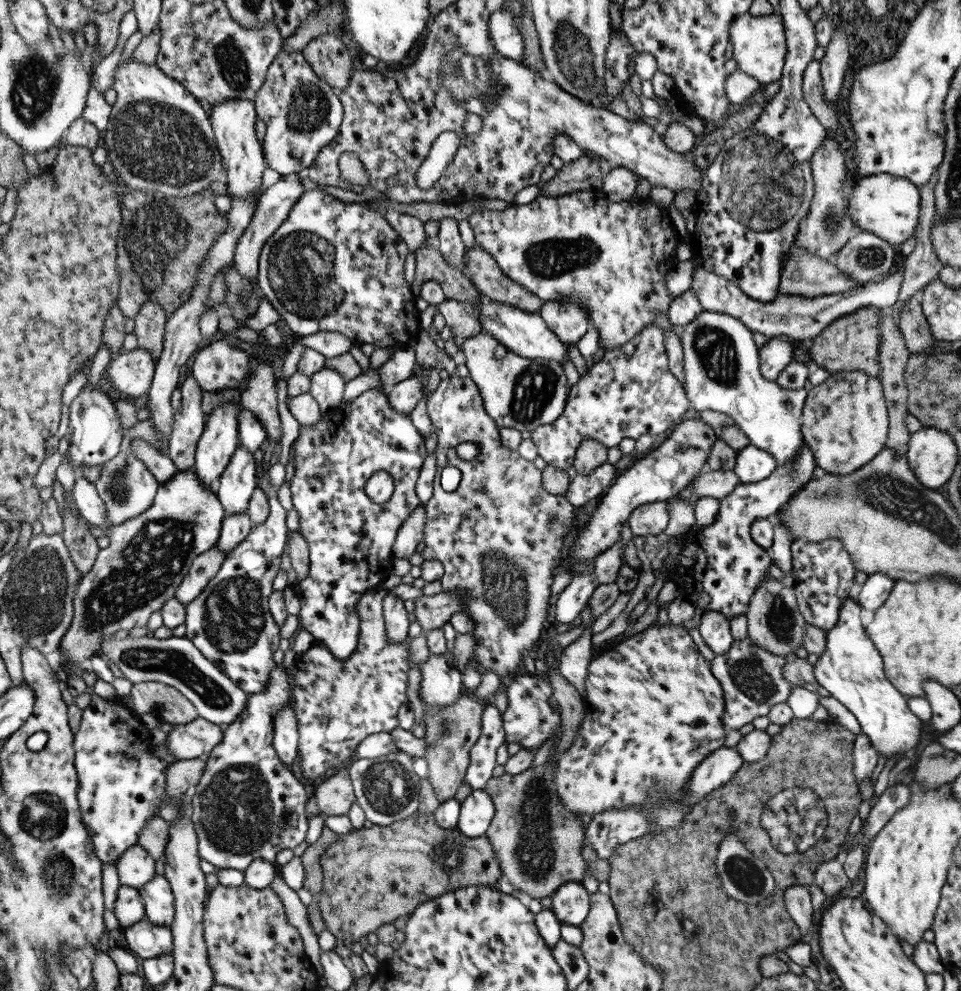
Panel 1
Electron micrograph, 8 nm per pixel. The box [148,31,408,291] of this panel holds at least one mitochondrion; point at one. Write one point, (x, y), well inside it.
(308, 110)

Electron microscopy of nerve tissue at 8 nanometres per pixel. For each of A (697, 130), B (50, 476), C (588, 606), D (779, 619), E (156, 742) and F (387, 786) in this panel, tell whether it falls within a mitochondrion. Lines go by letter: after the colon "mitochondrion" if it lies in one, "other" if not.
A: other
B: other
C: other
D: mitochondrion
E: other
F: mitochondrion

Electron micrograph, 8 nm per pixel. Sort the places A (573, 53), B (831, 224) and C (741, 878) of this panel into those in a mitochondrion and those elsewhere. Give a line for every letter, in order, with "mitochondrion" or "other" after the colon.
A: mitochondrion
B: mitochondrion
C: mitochondrion

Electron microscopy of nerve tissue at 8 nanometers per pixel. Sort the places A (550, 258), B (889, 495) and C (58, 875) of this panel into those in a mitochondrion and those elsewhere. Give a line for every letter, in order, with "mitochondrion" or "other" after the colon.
A: mitochondrion
B: mitochondrion
C: mitochondrion

